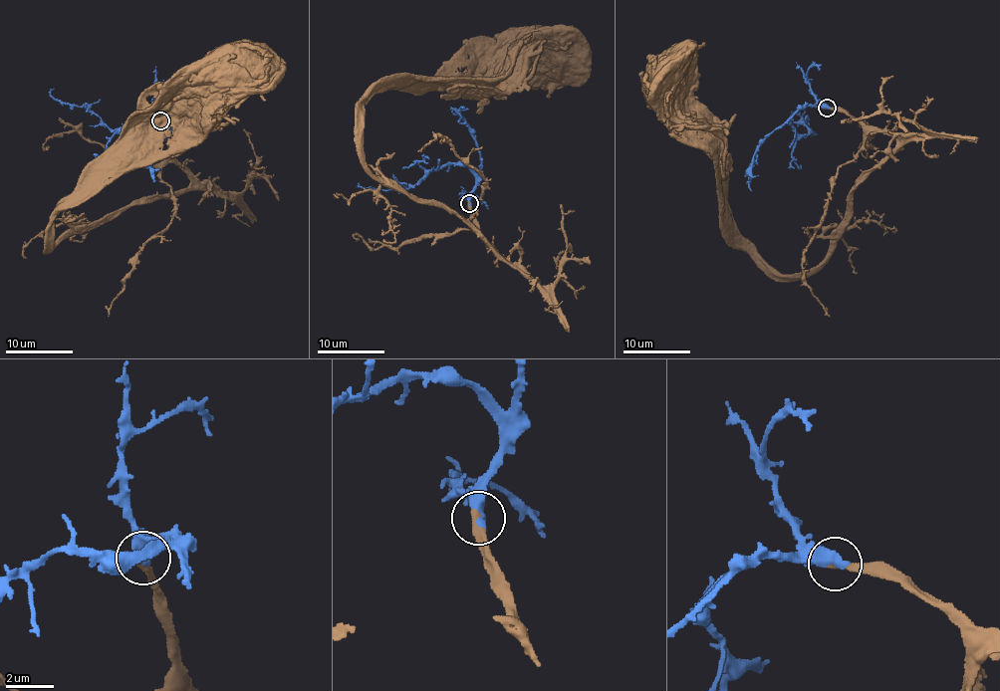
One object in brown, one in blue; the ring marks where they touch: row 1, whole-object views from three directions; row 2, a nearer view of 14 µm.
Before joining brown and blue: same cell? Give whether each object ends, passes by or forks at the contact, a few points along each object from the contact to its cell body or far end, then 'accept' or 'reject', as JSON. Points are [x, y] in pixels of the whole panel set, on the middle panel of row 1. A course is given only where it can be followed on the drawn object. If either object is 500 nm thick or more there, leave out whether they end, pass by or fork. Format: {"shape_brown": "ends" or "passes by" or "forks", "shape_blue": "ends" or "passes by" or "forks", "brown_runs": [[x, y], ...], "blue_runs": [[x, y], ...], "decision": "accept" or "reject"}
{"brown_runs": [[470, 203], [499, 258], [454, 213], [376, 180], [365, 165], [362, 104], [404, 87], [440, 91], [537, 49]], "blue_runs": [[470, 203], [475, 176], [460, 163], [441, 165], [416, 183], [406, 183], [392, 189], [362, 185]], "decision": "accept"}

